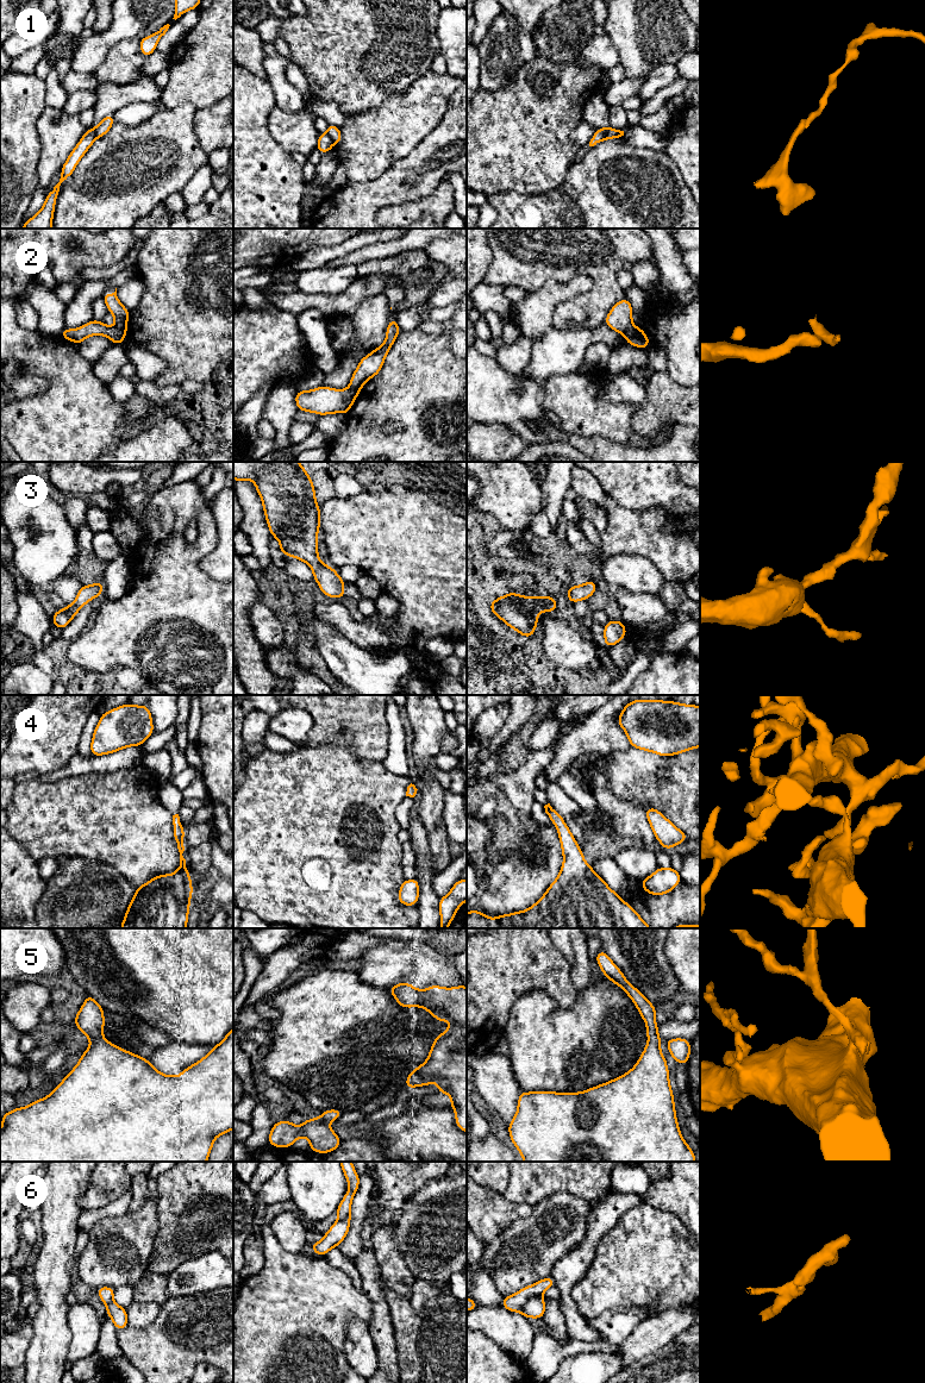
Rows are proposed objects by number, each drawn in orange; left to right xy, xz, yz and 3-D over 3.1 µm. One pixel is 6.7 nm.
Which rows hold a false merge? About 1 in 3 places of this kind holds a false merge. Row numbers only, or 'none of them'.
1, 2, 6

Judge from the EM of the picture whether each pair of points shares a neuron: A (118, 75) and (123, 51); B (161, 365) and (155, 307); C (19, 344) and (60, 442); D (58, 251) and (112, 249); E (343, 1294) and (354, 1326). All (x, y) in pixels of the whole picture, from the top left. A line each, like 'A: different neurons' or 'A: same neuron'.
A: same neuron
B: different neurons
C: same neuron
D: same neuron
E: different neurons

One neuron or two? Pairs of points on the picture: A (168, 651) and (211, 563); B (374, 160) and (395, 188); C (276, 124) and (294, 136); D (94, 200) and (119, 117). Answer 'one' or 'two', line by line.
A: two
B: two
C: one
D: two

